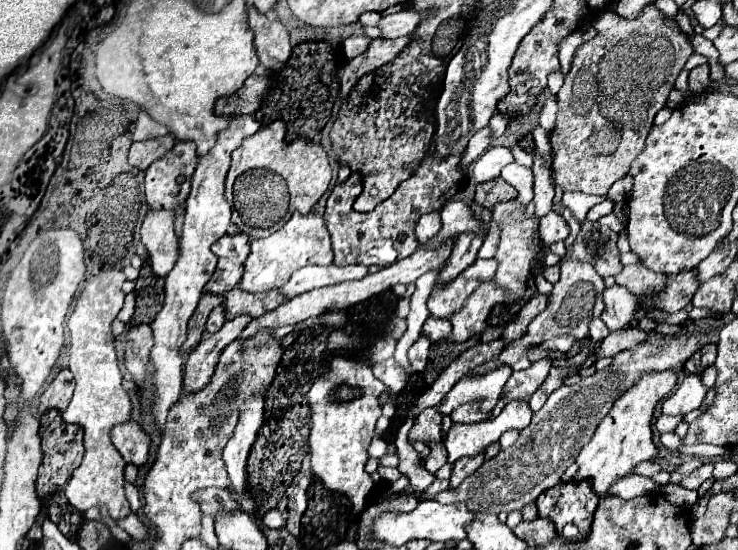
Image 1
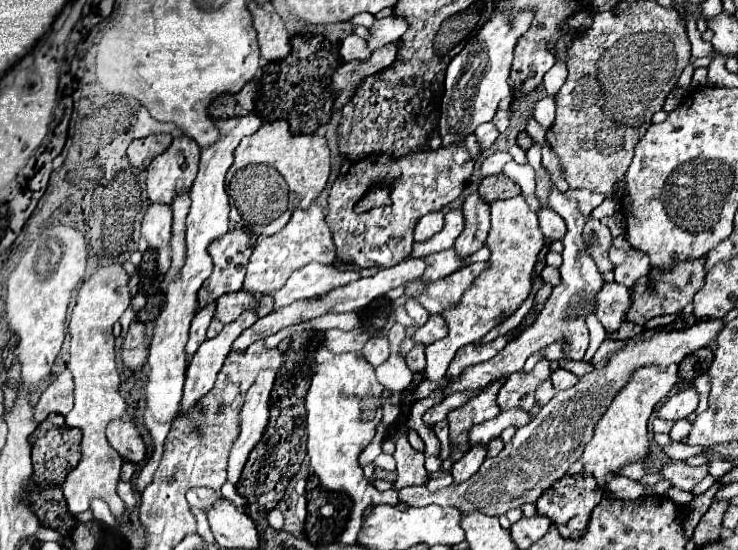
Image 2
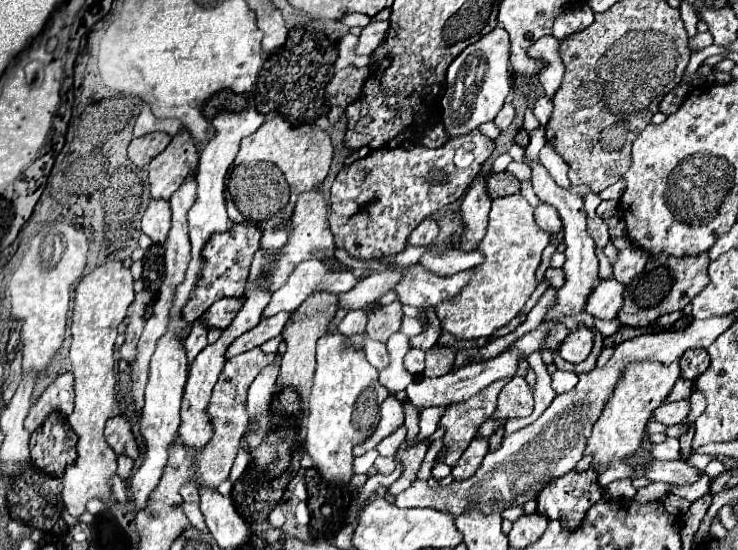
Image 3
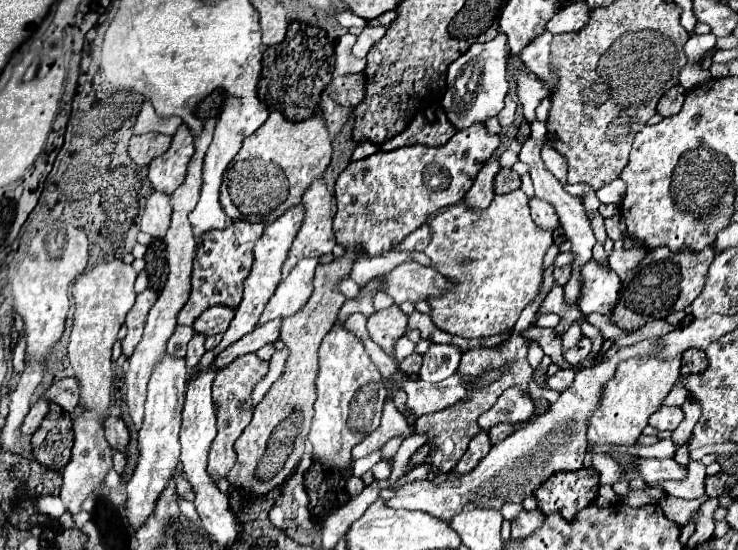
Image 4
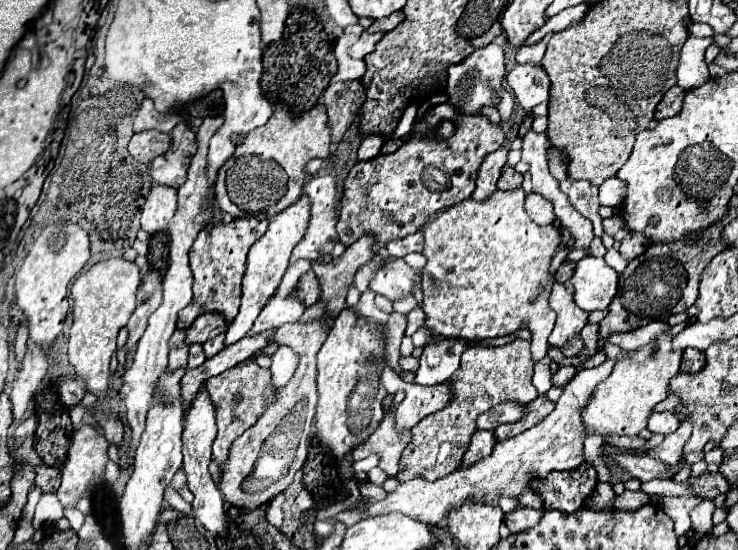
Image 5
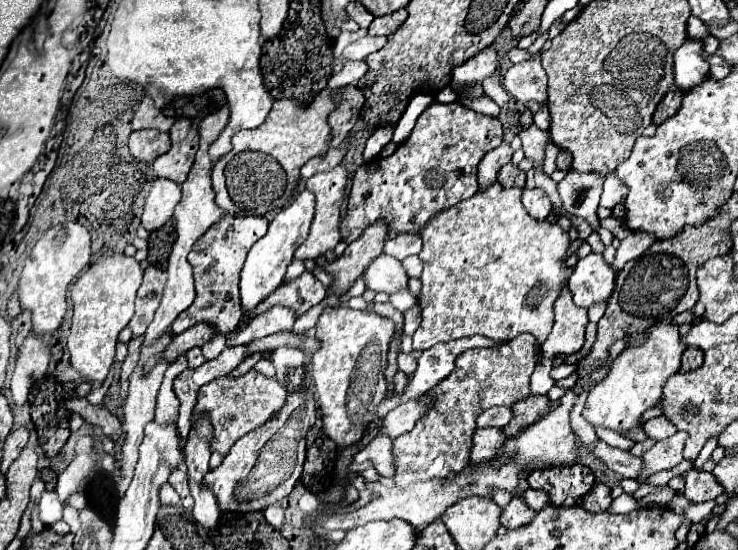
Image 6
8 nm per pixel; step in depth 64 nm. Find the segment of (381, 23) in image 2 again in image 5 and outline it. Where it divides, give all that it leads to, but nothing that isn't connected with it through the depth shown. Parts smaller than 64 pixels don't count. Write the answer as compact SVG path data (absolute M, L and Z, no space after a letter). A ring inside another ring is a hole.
M362 32L362 36L360 36L360 40L354 44L354 46L350 46L348 48L348 54L352 56L352 58L364 58L366 54L370 54L372 50L374 50L374 46L376 46L376 42L382 38L382 32Z

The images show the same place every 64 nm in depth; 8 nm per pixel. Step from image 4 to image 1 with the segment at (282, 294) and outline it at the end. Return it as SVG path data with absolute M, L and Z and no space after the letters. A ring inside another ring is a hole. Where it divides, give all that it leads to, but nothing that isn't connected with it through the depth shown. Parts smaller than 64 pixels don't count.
M350 264L350 266L304 266L302 270L296 270L292 278L282 286L282 294L286 298L294 298L298 294L310 292L314 288L340 284L346 280L360 280L368 274L368 268L362 264Z

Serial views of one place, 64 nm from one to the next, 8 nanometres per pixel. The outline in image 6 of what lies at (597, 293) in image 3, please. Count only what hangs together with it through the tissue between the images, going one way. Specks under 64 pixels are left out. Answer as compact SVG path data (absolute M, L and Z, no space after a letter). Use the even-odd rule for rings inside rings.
M588 254L578 260L568 288L572 292L574 304L580 308L590 308L592 304L608 302L616 286L616 272L604 262L602 254Z

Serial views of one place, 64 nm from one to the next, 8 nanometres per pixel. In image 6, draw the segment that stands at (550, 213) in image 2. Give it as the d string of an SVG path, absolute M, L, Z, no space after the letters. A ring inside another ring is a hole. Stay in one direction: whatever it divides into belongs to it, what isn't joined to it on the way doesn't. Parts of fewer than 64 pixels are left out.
M524 188L522 204L524 204L524 208L528 210L528 214L530 214L532 218L540 220L540 222L544 222L544 220L550 216L550 212L552 212L552 202L550 202L550 198L546 198L546 194L544 194L542 190L538 190L538 188L534 188L534 190L526 190L526 188Z

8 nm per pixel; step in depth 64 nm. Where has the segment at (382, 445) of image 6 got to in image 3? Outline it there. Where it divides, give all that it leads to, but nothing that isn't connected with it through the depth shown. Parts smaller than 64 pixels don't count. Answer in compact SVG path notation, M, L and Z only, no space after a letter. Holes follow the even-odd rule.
M392 394L382 402L382 406L380 406L380 416L382 416L382 418L380 418L380 424L378 424L376 432L374 432L364 444L360 444L360 446L354 450L354 456L360 456L360 454L364 454L366 450L376 448L376 444L378 444L382 438L390 436L394 430L398 430L398 428L404 424L402 404L400 404Z

